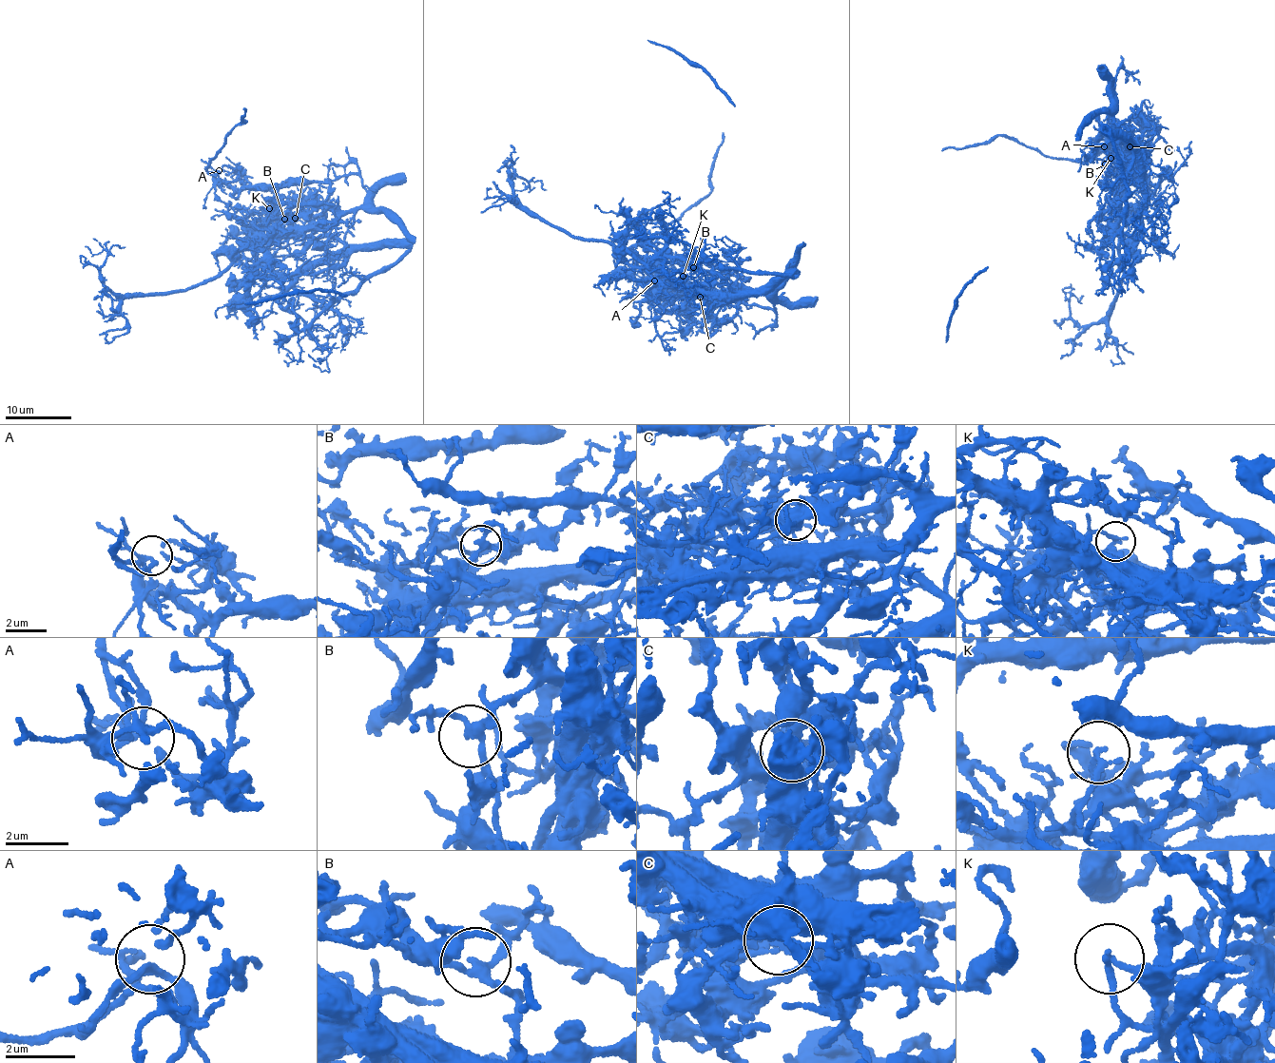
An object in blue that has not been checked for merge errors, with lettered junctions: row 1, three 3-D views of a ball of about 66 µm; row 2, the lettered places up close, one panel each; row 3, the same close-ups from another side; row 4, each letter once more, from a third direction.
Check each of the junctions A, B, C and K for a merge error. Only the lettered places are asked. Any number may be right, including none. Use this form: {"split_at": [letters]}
{"split_at": ["C", "K"]}

